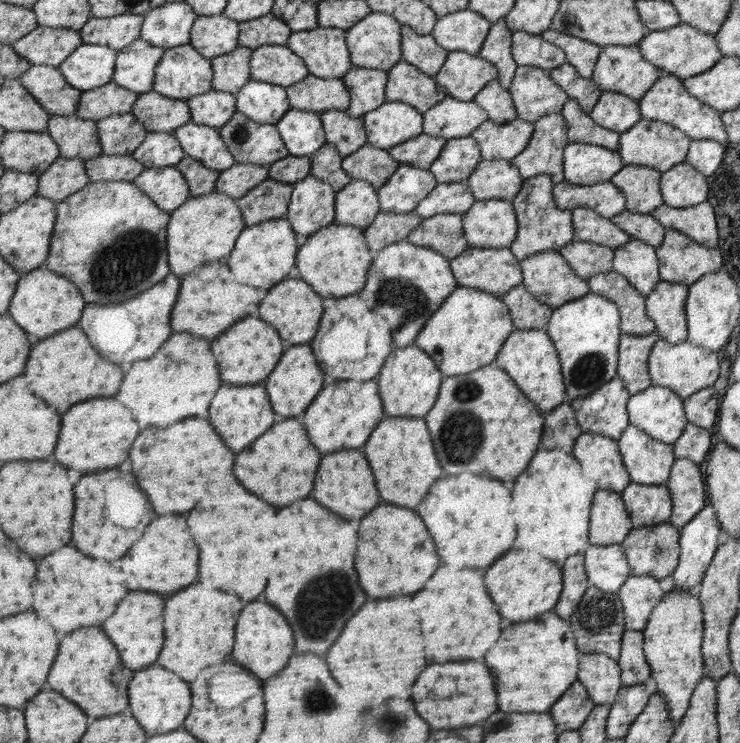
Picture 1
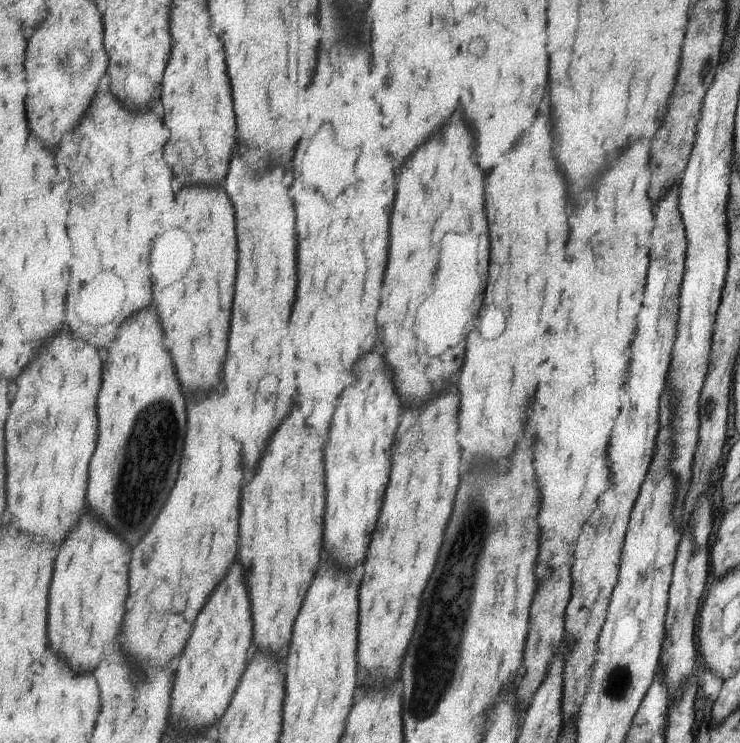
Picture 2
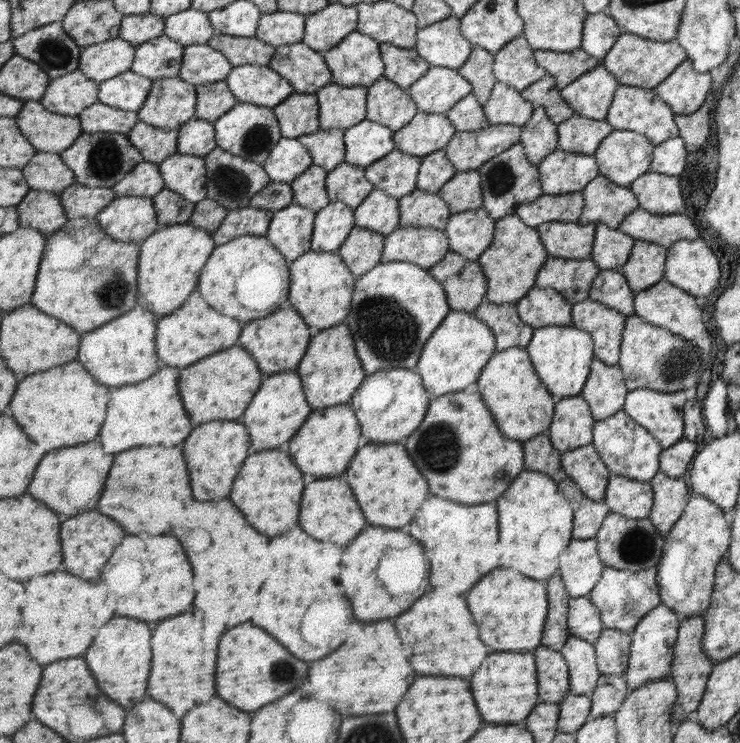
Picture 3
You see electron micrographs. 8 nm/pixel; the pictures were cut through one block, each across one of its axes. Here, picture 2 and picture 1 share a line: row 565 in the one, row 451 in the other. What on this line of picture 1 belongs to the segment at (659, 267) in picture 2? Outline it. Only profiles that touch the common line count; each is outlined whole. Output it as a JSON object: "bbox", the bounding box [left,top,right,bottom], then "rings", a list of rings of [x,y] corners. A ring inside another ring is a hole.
{"bbox":[573,433,631,493],"rings":[[[583,433],[575,444],[573,454],[581,463],[582,470],[588,479],[592,479],[598,488],[622,493],[631,483],[629,471],[620,452],[620,444],[608,435]]]}

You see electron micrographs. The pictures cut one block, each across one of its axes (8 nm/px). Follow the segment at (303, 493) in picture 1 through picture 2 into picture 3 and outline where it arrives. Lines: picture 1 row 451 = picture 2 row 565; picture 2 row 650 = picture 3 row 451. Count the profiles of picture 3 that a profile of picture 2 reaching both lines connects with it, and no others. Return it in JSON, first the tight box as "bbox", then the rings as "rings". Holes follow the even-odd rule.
{"bbox":[231,450,303,536],"rings":[[[267,450],[255,452],[245,459],[245,466],[233,486],[231,500],[241,508],[245,518],[265,536],[277,536],[289,532],[300,521],[301,503],[303,500],[303,472],[293,464],[287,452]]]}

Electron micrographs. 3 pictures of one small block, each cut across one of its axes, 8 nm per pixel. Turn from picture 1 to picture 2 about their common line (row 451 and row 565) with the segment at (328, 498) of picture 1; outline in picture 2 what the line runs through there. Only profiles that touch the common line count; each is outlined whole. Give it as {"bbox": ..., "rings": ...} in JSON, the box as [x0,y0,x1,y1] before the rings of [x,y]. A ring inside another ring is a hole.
{"bbox":[325,350,403,568],"rings":[[[371,350],[357,362],[357,382],[341,394],[341,406],[333,418],[327,444],[327,490],[329,506],[325,518],[327,550],[335,562],[355,568],[365,554],[375,532],[375,524],[383,506],[383,496],[391,472],[391,448],[399,426],[403,404],[393,386],[391,370],[385,362],[385,350]]]}

